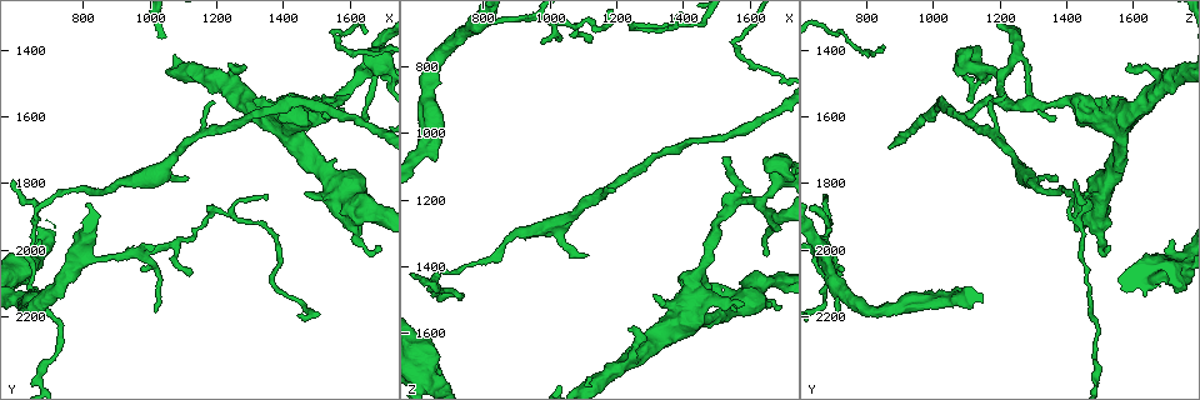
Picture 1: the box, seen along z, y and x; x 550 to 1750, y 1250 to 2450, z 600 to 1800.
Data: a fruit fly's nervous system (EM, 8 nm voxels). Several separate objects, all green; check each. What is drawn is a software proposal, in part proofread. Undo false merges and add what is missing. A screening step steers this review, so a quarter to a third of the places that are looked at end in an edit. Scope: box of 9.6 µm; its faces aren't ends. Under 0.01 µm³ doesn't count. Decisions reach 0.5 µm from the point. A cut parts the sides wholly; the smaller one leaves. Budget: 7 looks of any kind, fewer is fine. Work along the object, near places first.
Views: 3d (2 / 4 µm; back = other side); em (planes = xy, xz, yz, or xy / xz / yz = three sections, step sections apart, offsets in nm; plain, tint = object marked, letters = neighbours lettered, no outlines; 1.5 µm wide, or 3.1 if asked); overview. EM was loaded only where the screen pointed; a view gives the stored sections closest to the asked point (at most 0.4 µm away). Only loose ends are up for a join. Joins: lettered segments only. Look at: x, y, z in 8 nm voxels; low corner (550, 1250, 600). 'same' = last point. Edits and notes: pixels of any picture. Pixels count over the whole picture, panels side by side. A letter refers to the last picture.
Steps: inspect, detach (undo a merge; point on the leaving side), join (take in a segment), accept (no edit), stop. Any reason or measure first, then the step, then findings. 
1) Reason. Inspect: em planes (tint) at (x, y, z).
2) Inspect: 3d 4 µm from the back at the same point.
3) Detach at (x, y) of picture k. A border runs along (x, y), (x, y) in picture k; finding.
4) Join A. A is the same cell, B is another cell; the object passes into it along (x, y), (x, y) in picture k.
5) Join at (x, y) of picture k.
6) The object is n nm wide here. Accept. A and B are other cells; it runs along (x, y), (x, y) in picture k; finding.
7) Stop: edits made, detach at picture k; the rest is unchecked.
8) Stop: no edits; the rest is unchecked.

Tapers out. Inspect: em planes (tint) at (980, 2050, 730).

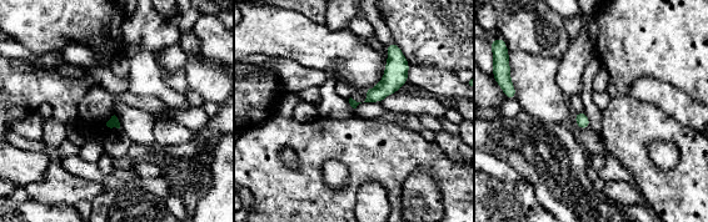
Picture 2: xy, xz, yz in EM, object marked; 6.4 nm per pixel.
What lies round it. Inspect: em planes (letters) at the same point.

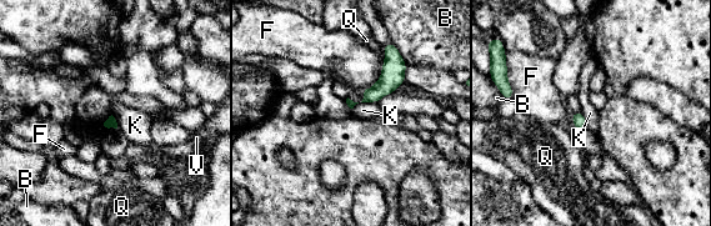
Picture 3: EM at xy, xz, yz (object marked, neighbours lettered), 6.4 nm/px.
Accept. B, F, K, Q and V are other cells; a border runs along (580, 110), (587, 127) in picture 3; none of them fits.

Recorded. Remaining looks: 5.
Arms part here. Inspect: 3d 4 µm at (660, 1900, 1420).

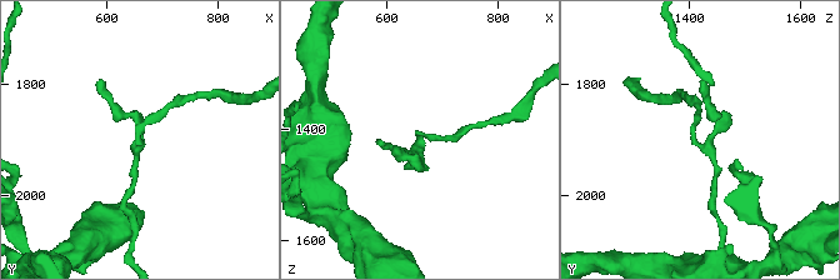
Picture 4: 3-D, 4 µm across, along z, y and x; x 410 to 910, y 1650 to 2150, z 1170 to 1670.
Inspect: em planes (letters) at (660, 1905, 1425).

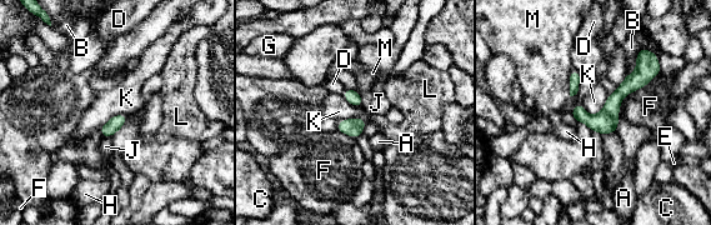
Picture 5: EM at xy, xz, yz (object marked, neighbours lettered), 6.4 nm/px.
Accept. A, B, C, D, E, F, G, H, J, K, L and M are other cells; all the same neuron.

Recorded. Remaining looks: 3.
An open end. Inspect: 3d 2 µm at (1190, 1560, 1160).

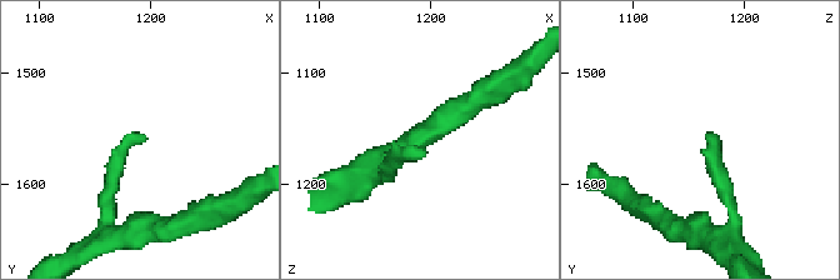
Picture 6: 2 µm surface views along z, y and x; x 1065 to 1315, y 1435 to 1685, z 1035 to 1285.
Inspect: em planes (plain) at (1194, 1560, 1168).

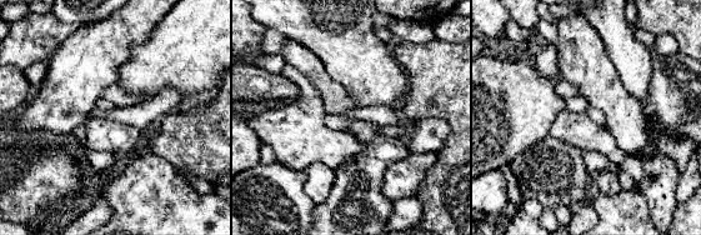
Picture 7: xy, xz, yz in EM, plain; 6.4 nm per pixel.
Inspect: em planes (letters) at the same point.

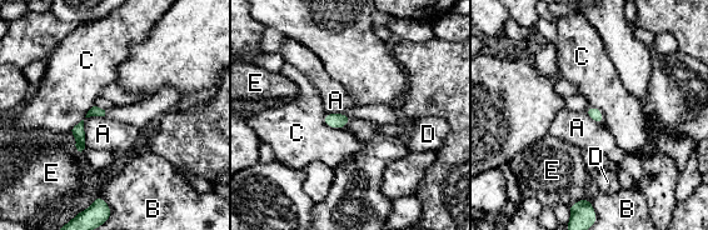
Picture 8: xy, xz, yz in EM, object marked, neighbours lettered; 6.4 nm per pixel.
Accept. A, B, C, D and E are other cells; a border runs along (83, 120), (85, 148) in picture 8; none of them fits.

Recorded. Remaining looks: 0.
Stop: no edits; the rest is unchecked.

